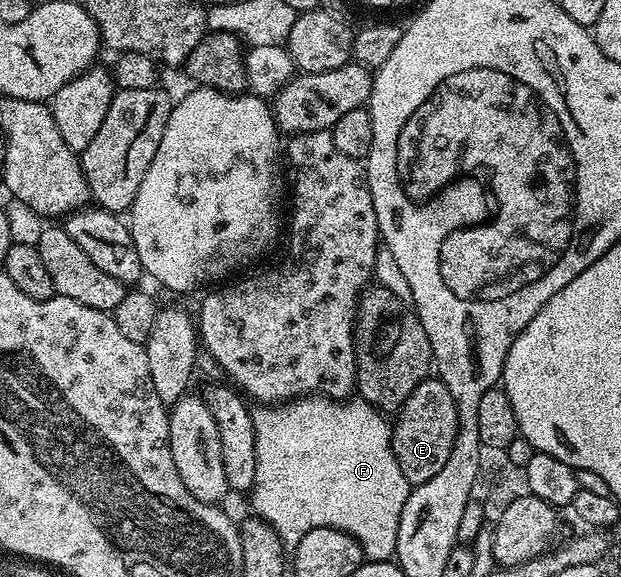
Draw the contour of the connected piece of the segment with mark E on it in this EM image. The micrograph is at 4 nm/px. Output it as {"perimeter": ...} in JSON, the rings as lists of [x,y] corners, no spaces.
{"perimeter":[[[436,375],[425,377],[422,383],[418,383],[418,387],[414,387],[414,391],[410,391],[410,399],[402,403],[399,413],[395,414],[391,430],[394,459],[398,459],[398,467],[402,467],[402,475],[406,475],[409,486],[415,487],[426,483],[426,479],[434,479],[439,469],[446,467],[446,458],[458,435],[458,411],[454,399],[450,399],[450,391],[446,391],[446,383],[442,383]]]}

